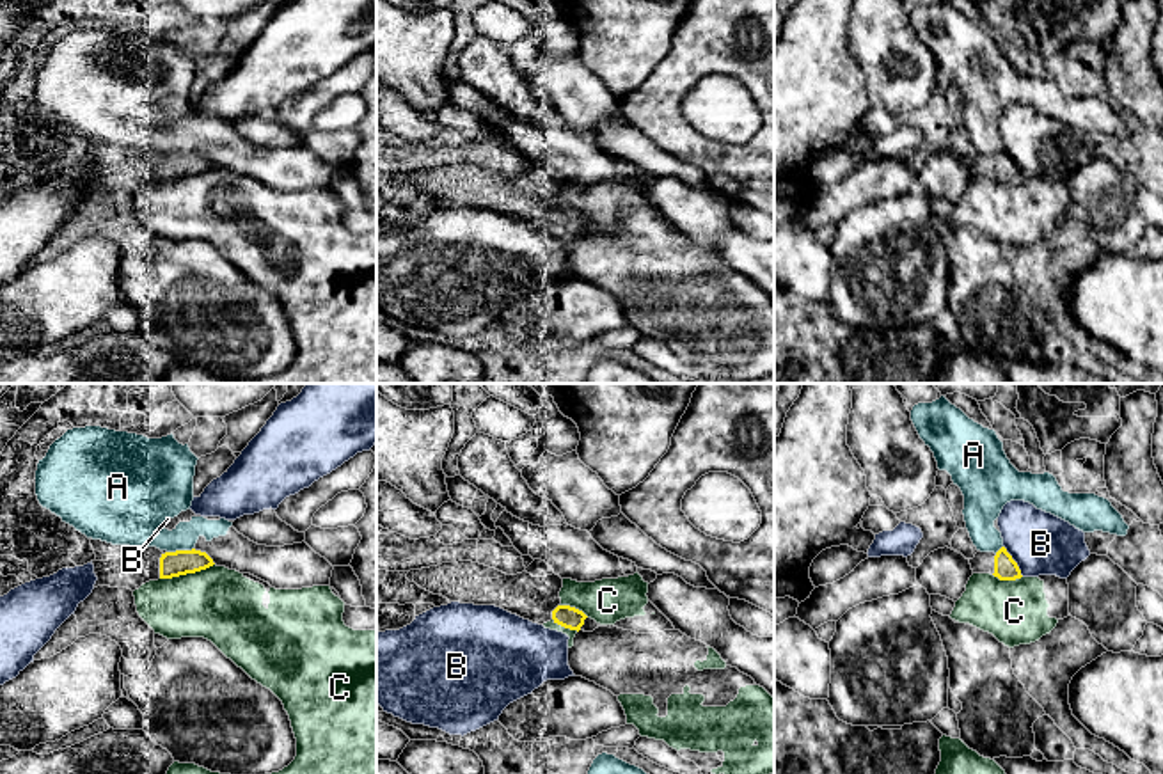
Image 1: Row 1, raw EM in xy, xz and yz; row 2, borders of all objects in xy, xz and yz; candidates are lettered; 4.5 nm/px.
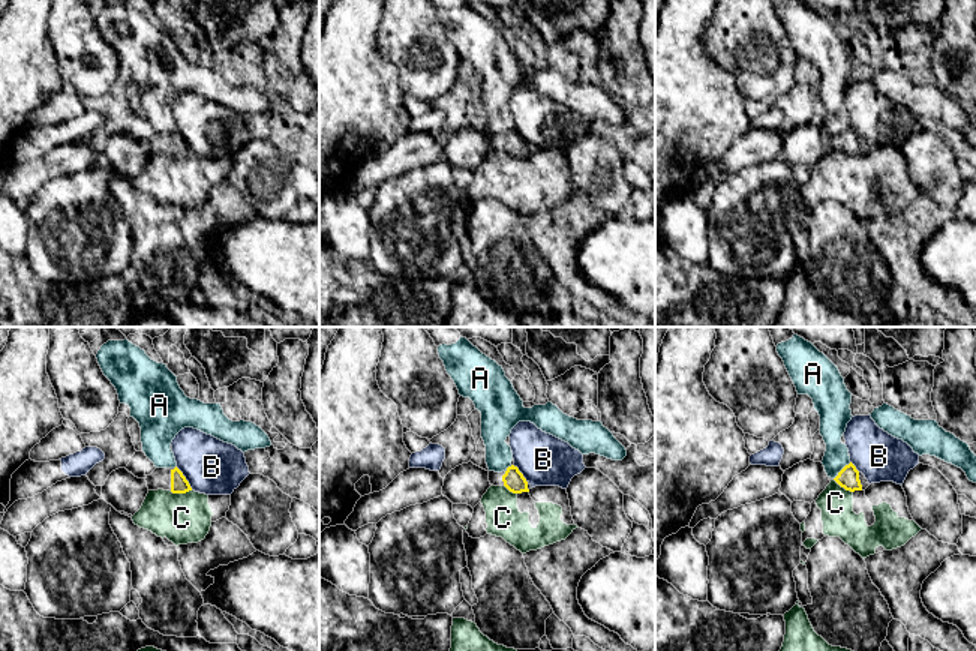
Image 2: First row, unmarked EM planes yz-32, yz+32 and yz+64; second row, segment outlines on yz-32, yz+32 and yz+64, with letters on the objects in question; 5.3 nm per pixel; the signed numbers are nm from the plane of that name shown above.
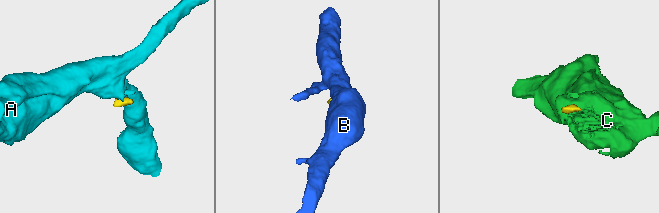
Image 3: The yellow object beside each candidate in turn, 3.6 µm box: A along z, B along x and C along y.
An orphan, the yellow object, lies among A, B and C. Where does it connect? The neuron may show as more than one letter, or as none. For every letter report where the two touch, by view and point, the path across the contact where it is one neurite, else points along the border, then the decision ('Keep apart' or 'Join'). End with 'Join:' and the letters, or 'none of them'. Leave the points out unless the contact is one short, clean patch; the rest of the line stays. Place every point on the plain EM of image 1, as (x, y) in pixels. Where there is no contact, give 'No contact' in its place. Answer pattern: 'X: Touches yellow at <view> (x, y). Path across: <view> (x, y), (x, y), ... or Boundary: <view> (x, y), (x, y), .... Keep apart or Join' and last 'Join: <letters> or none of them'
A: Touches yellow at xy (180, 153). Keep apart
B: Touches yellow at yz (1014, 164). Keep apart
C: Touches yellow at xy (187, 174). Keep apart
Join: none of them

